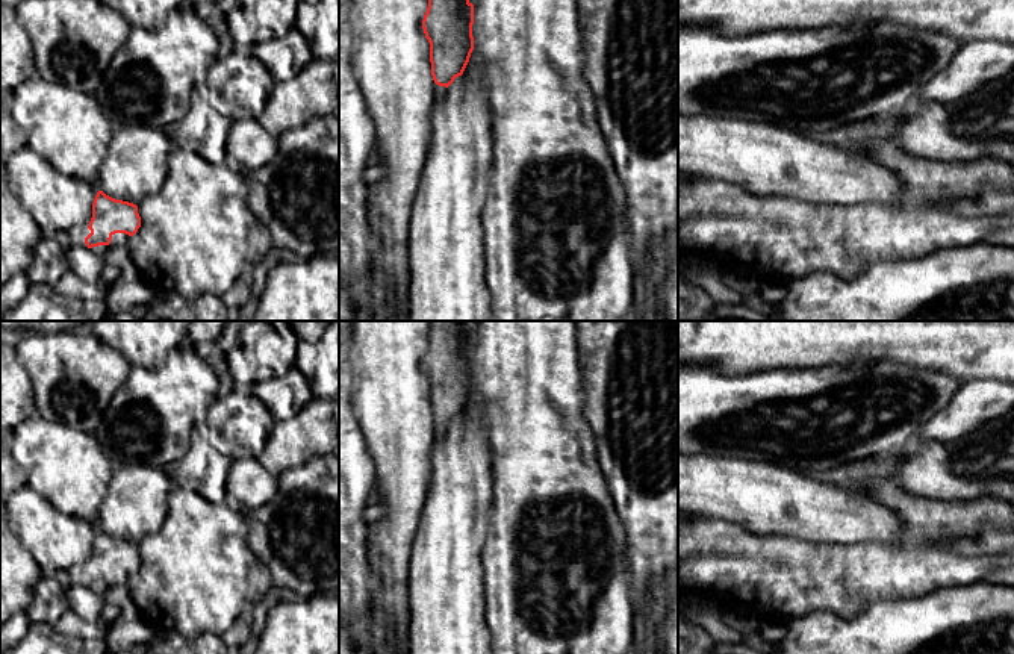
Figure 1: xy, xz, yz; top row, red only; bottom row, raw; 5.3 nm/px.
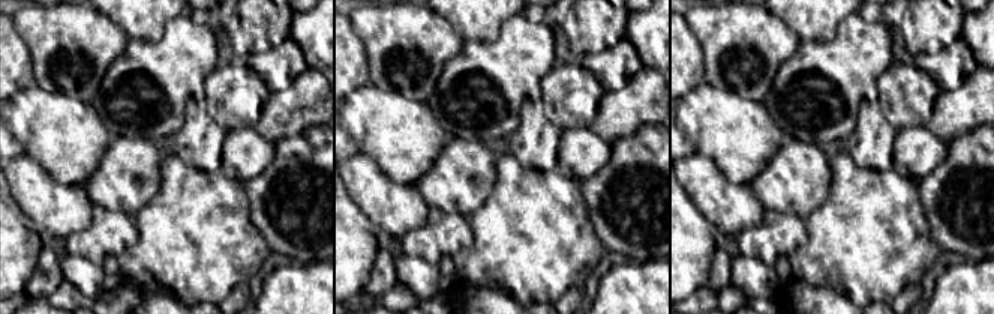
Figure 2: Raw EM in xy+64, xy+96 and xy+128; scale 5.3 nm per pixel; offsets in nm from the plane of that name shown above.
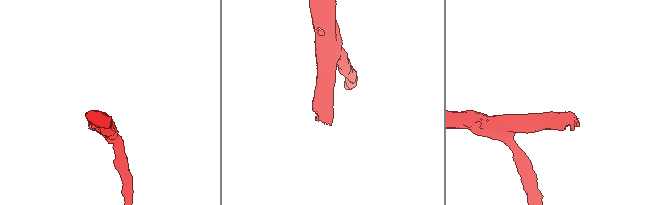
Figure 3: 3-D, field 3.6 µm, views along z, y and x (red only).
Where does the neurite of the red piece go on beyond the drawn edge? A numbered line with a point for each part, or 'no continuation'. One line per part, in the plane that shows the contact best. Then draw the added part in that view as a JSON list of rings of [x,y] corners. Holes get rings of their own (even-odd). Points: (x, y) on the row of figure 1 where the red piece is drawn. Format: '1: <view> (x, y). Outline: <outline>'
1: xy (118, 239). Outline: [[[115,233],[112,235],[110,244],[109,245],[98,245],[89,248],[92,253],[97,256],[104,256],[109,248],[117,248],[117,247],[126,247],[129,244],[132,236],[126,233]]]

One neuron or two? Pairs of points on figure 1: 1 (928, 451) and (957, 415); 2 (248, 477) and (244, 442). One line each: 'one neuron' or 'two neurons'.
1: two neurons
2: two neurons

